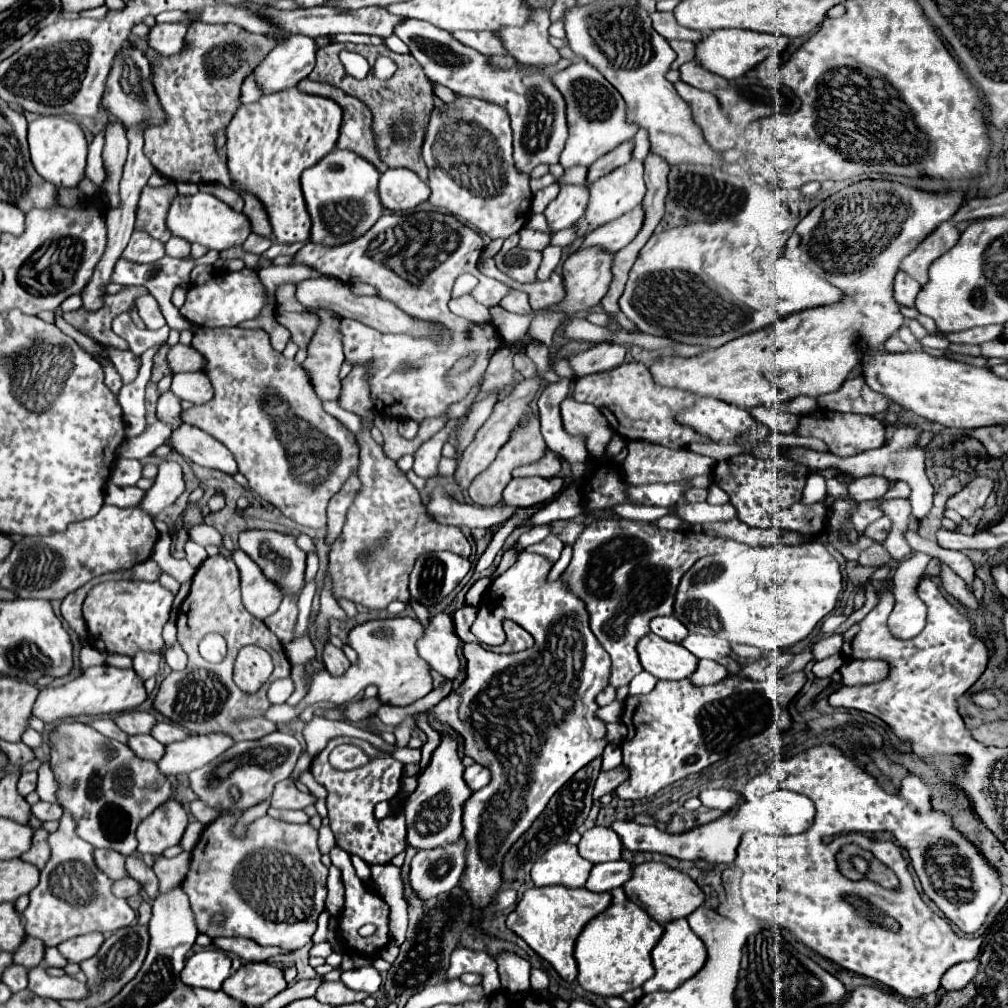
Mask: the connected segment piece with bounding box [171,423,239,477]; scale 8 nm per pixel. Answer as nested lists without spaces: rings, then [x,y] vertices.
[[[183,423],[177,431],[173,431],[171,445],[185,459],[189,459],[201,467],[217,469],[217,471],[227,473],[231,477],[239,471],[231,451],[223,443],[219,443],[215,437],[207,435],[205,431],[197,429],[193,425]]]

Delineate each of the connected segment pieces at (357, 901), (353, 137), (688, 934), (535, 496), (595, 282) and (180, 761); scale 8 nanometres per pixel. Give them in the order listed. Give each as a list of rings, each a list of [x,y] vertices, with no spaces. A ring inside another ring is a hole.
[[[333,847],[329,855],[333,859],[333,865],[341,869],[341,873],[343,873],[343,885],[345,885],[345,909],[341,911],[337,933],[339,933],[341,941],[343,941],[343,945],[349,951],[359,953],[359,955],[375,955],[379,949],[383,949],[389,943],[389,929],[387,929],[387,923],[389,923],[389,905],[383,901],[381,895],[377,895],[371,889],[367,889],[367,885],[357,877],[355,867],[351,863],[351,855],[347,851],[343,851],[339,847]],[[365,923],[373,923],[377,927],[377,931],[371,937],[361,937],[359,935],[359,929]]]
[[[303,79],[297,85],[297,89],[309,95],[315,93],[315,95],[325,95],[327,99],[335,99],[335,103],[339,103],[339,107],[343,109],[337,147],[361,155],[363,159],[373,163],[379,173],[387,171],[387,165],[379,159],[375,149],[375,141],[371,133],[371,111],[363,103],[359,103],[359,99],[345,95],[341,89],[329,83],[315,83],[311,79]]]
[[[679,919],[679,921],[671,921],[665,925],[665,933],[659,939],[659,943],[655,945],[651,957],[653,957],[655,975],[653,975],[653,979],[643,983],[645,993],[675,991],[679,985],[683,985],[687,979],[691,979],[695,973],[701,971],[701,967],[705,965],[705,959],[707,959],[707,951],[705,951],[705,943],[691,931],[687,919]]]
[[[523,477],[511,479],[511,483],[503,491],[503,501],[515,507],[531,507],[555,497],[564,481],[561,477],[545,479],[545,477]]]
[[[589,247],[589,249],[581,249],[573,255],[569,255],[569,259],[563,263],[563,287],[565,287],[565,297],[561,303],[547,307],[547,311],[561,311],[565,317],[561,323],[569,321],[575,313],[587,311],[595,305],[601,303],[601,299],[607,295],[609,283],[611,283],[611,253],[601,251],[597,247]]]
[[[209,733],[209,735],[189,735],[187,739],[175,741],[167,745],[167,751],[161,761],[157,761],[159,771],[163,775],[179,775],[191,773],[207,763],[211,763],[217,755],[227,751],[235,741],[223,733]]]

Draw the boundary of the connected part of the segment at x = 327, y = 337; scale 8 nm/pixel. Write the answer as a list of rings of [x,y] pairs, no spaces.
[[[319,309],[319,327],[315,339],[311,339],[307,349],[307,359],[303,363],[309,373],[315,393],[321,401],[337,401],[341,391],[341,363],[343,363],[343,345],[339,343],[339,323],[343,317],[335,311]]]

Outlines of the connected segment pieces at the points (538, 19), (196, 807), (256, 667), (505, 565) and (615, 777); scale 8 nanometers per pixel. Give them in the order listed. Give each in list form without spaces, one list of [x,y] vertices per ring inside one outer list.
[[[535,7],[531,13],[531,19],[523,27],[503,27],[503,31],[495,31],[499,39],[503,39],[503,47],[507,47],[507,53],[515,57],[523,65],[535,65],[535,63],[545,63],[545,65],[555,65],[559,61],[557,49],[549,43],[549,11],[545,7]]]
[[[195,800],[190,804],[190,810],[196,819],[203,825],[207,825],[217,817],[224,815],[227,811],[217,811],[216,809],[210,808],[200,800]]]
[[[247,645],[237,655],[233,681],[241,691],[255,693],[265,683],[265,675],[271,675],[271,667],[273,661],[267,651],[255,645]]]
[[[509,547],[505,553],[503,553],[503,557],[501,557],[501,563],[499,563],[499,567],[497,567],[497,571],[495,571],[495,575],[501,575],[501,573],[505,573],[515,561],[517,561],[517,549],[515,547]]]
[[[619,765],[619,767],[613,769],[613,771],[600,772],[597,781],[595,781],[595,787],[592,793],[593,799],[600,800],[603,795],[615,791],[617,785],[627,779],[627,775],[629,775],[629,771],[627,771],[627,767],[623,767],[623,765]]]

